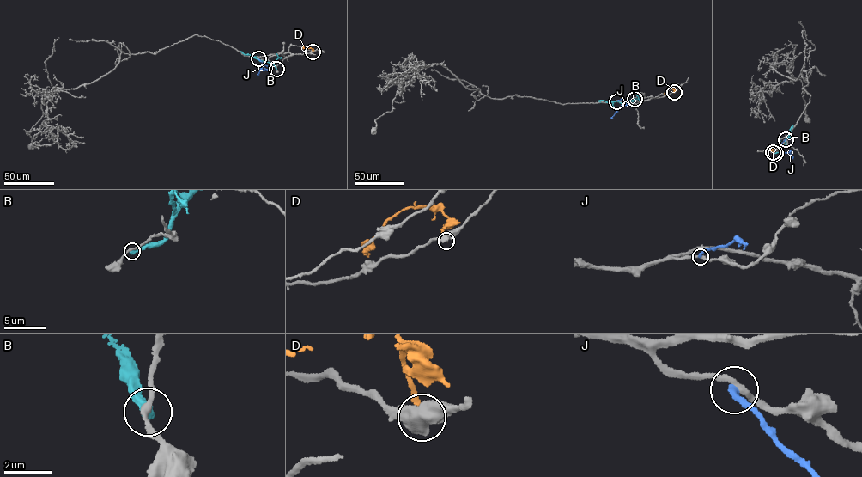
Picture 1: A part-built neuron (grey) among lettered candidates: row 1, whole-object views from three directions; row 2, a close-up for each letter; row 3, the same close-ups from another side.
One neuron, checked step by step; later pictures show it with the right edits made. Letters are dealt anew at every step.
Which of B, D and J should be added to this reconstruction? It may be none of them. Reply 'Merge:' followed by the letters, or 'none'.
Merge: none

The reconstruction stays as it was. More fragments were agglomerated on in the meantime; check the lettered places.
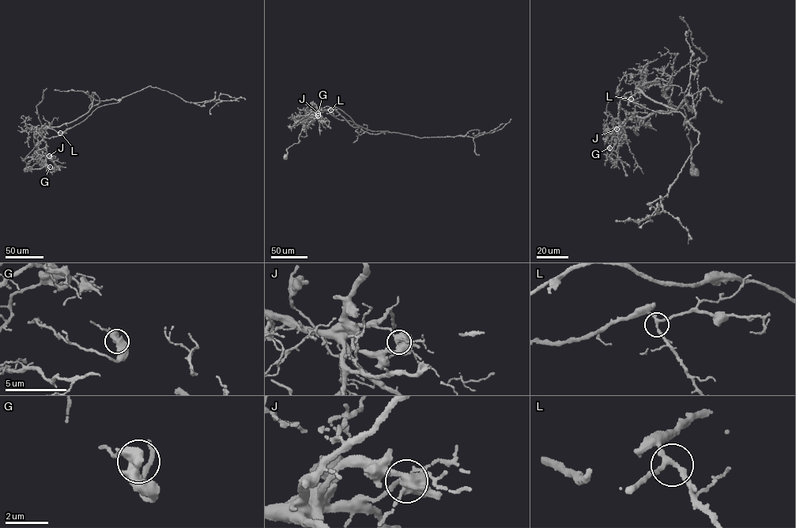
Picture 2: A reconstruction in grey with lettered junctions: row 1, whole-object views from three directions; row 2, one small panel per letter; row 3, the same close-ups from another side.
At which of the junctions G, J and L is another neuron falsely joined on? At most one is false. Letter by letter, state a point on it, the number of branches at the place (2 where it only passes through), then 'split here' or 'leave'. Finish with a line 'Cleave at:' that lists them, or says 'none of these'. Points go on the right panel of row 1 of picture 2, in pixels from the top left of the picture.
G: (609, 148) | 2 | leave
J: (616, 129) | 7 | split here
L: (631, 99) | 3 | leave
Cleave at: J

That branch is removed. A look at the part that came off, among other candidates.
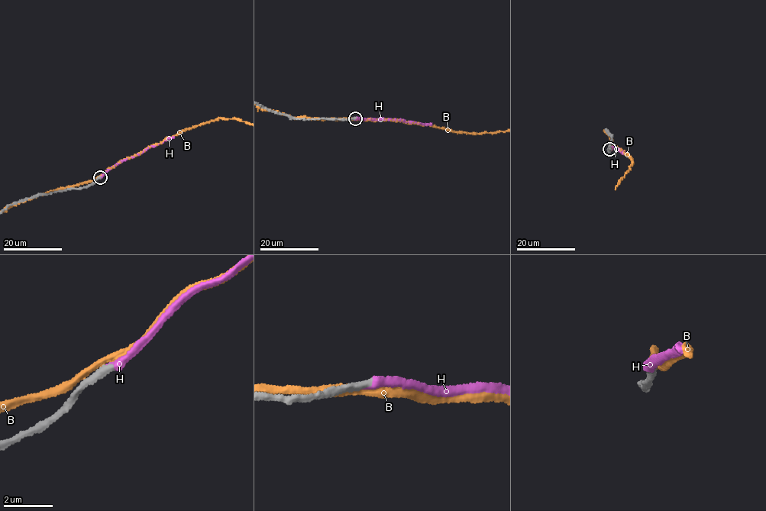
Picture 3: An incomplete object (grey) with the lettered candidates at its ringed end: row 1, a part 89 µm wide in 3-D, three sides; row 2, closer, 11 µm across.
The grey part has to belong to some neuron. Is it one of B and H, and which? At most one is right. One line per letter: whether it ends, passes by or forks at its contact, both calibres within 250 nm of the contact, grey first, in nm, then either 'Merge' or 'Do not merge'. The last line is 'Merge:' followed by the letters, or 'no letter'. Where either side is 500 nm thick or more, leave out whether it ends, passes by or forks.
B: It passes by. Thickness 380 nm (grey) against 320 nm. Do not merge
H: It ends there. Thickness 320 nm (grey) against 320 nm. Merge
Merge: H

